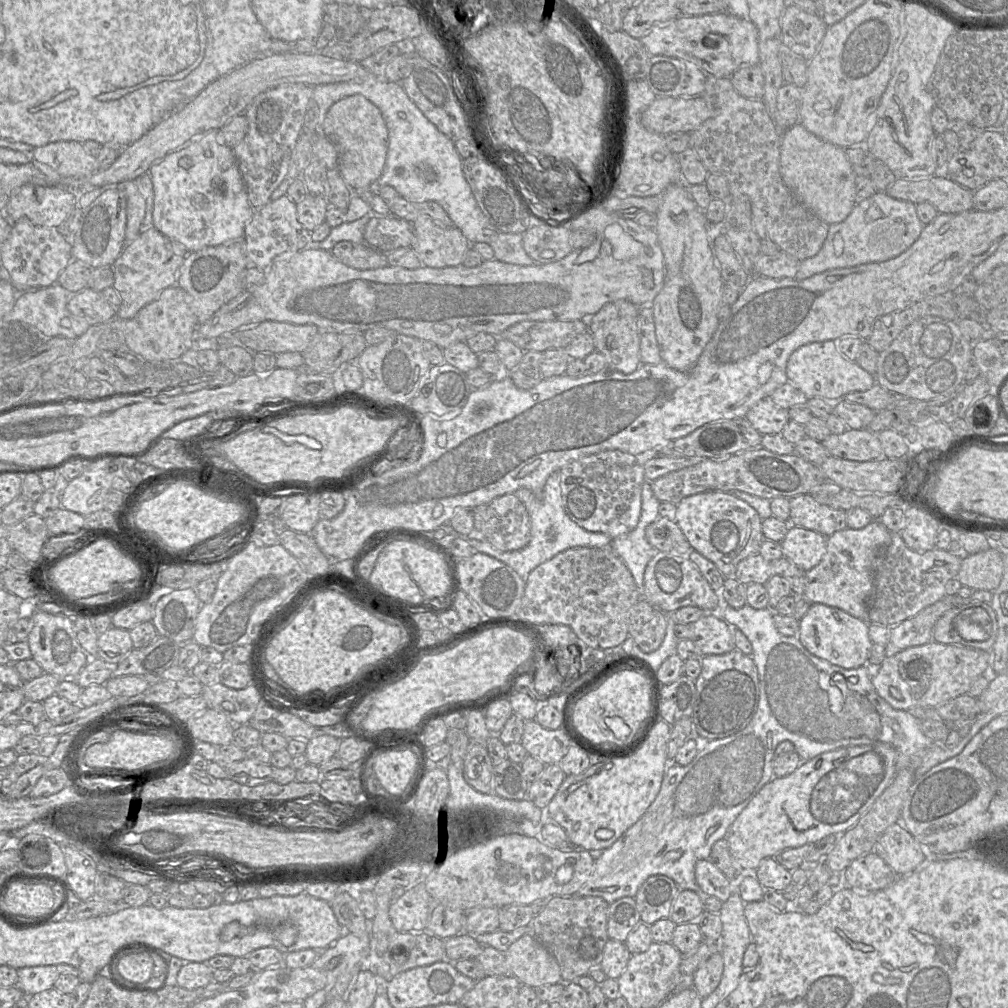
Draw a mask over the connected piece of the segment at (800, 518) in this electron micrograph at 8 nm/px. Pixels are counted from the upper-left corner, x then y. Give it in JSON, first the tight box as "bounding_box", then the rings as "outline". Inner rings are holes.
{"bounding_box":[788,494,847,537],"outline":[[[809,494],[789,498],[788,524],[816,531],[825,537],[847,528],[846,511],[815,501]]]}

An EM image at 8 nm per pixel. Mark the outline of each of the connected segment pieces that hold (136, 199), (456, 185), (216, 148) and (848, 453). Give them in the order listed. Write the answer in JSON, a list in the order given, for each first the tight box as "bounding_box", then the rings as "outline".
[{"bounding_box":[116,181,146,244],"outline":[[[125,181],[116,186],[120,188],[127,200],[125,244],[133,242],[141,233],[141,225],[146,213],[146,202],[140,194],[135,181]]]},{"bounding_box":[313,65,536,265],"outline":[[[367,65],[373,77],[367,77],[363,81],[313,86],[313,99],[319,107],[315,138],[324,136],[321,134],[322,125],[327,112],[335,102],[354,94],[365,96],[380,109],[388,129],[389,146],[384,170],[378,179],[378,190],[384,186],[391,186],[401,197],[410,202],[437,202],[471,245],[487,243],[492,247],[495,259],[505,263],[534,265],[536,262],[523,248],[523,234],[503,233],[482,213],[464,176],[462,158],[454,142],[428,120],[407,95],[401,83],[390,82],[382,77],[383,67]]]},{"bounding_box":[148,131,254,253],"outline":[[[209,131],[175,150],[154,163],[148,171],[154,192],[153,227],[170,239],[183,244],[189,253],[241,239],[254,208],[249,203],[232,147],[223,142],[220,131]]]},{"bounding_box":[822,429,883,461],"outline":[[[848,429],[841,434],[830,434],[822,441],[829,455],[853,460],[870,461],[883,457],[878,433],[869,429]]]}]

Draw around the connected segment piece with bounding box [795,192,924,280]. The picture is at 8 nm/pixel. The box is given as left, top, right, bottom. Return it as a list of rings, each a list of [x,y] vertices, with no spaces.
[[[876,192],[857,203],[844,221],[829,225],[822,248],[815,256],[801,261],[795,278],[803,280],[832,269],[890,260],[906,251],[923,228],[914,203]]]

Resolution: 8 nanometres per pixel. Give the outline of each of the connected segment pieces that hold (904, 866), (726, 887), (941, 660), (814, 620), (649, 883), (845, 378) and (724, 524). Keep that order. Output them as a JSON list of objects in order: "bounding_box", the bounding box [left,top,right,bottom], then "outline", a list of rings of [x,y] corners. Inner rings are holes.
[{"bounding_box":[873,822,925,876],"outline":[[[896,822],[885,830],[873,851],[897,876],[908,875],[925,861],[920,843],[901,822]]]},{"bounding_box":[695,859,731,903],"outline":[[[709,859],[696,862],[695,877],[704,893],[717,897],[723,903],[730,897],[731,880]]]},{"bounding_box":[871,640,992,711],"outline":[[[932,640],[886,657],[880,666],[871,666],[872,683],[879,696],[894,709],[909,711],[916,706],[936,708],[967,694],[972,684],[983,675],[989,665],[992,666],[992,651]]]},{"bounding_box":[798,603,872,669],"outline":[[[813,603],[799,620],[798,639],[811,654],[845,669],[853,669],[868,663],[872,641],[869,623],[846,611],[822,603]]]},{"bounding_box":[635,874,680,926],"outline":[[[661,874],[650,876],[635,895],[641,922],[651,926],[659,919],[669,918],[679,892],[680,887],[670,877]]]},{"bounding_box":[786,340,876,401],"outline":[[[833,340],[808,343],[796,349],[788,358],[786,375],[788,381],[808,399],[819,397],[830,401],[841,400],[850,392],[868,390],[876,383],[875,375],[844,357],[837,341]]]},{"bounding_box":[674,490,763,577],"outline":[[[718,490],[700,492],[682,498],[676,505],[674,521],[691,546],[711,561],[725,577],[734,577],[737,564],[744,558],[759,553],[763,541],[758,513],[732,493]]]}]

